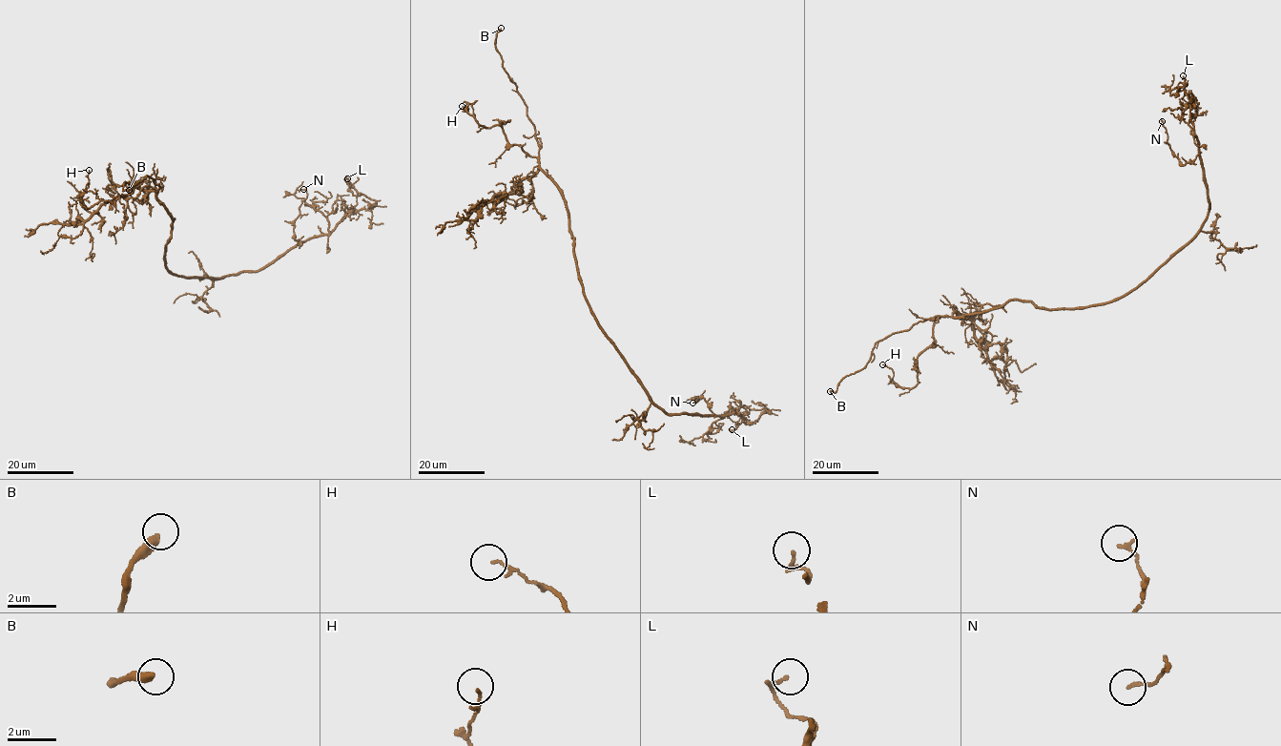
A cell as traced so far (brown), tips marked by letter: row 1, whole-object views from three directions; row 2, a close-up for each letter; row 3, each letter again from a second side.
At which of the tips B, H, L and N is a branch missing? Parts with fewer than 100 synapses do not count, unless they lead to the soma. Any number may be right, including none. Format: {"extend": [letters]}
{"extend": ["B"]}

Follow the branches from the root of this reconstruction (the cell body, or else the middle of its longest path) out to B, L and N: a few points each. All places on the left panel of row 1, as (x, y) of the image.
B: (172, 272), (165, 257), (175, 218), (156, 196), (159, 183), (148, 176), (133, 185), (124, 182), (129, 190)
L: (172, 272), (213, 279), (269, 266), (327, 235), (351, 210), (376, 204), (353, 196), (347, 178)
N: (172, 272), (219, 279), (274, 263), (303, 242), (296, 240), (293, 229), (306, 197), (303, 189)

